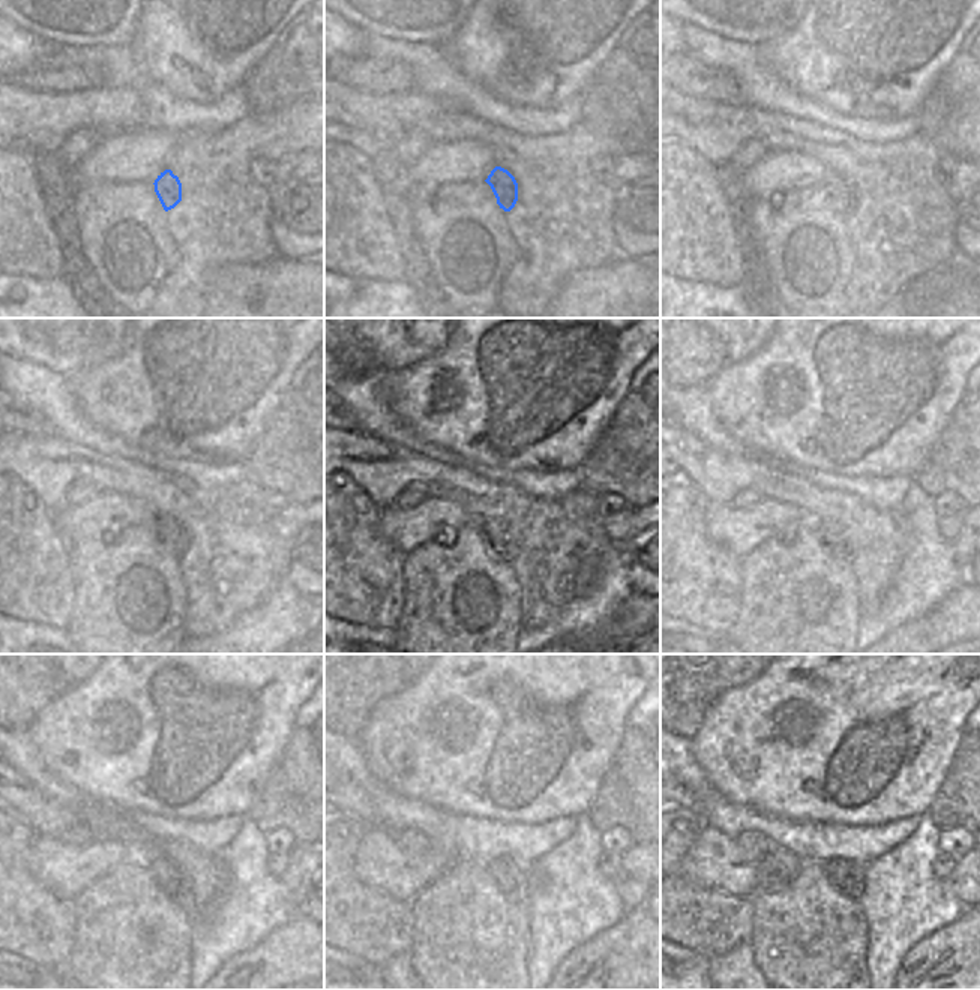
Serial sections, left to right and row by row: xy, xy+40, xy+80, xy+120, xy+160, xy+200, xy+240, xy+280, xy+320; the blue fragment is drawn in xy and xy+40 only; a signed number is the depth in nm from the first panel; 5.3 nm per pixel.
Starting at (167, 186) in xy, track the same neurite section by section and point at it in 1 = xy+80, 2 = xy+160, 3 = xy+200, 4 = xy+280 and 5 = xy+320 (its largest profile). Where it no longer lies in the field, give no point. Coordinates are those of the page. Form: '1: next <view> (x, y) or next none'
1: next xy+80 (841, 189)
2: next xy+160 (493, 530)
3: next xy+200 (835, 536)
4: next xy+280 (508, 876)
5: next xy+320 (848, 879)

